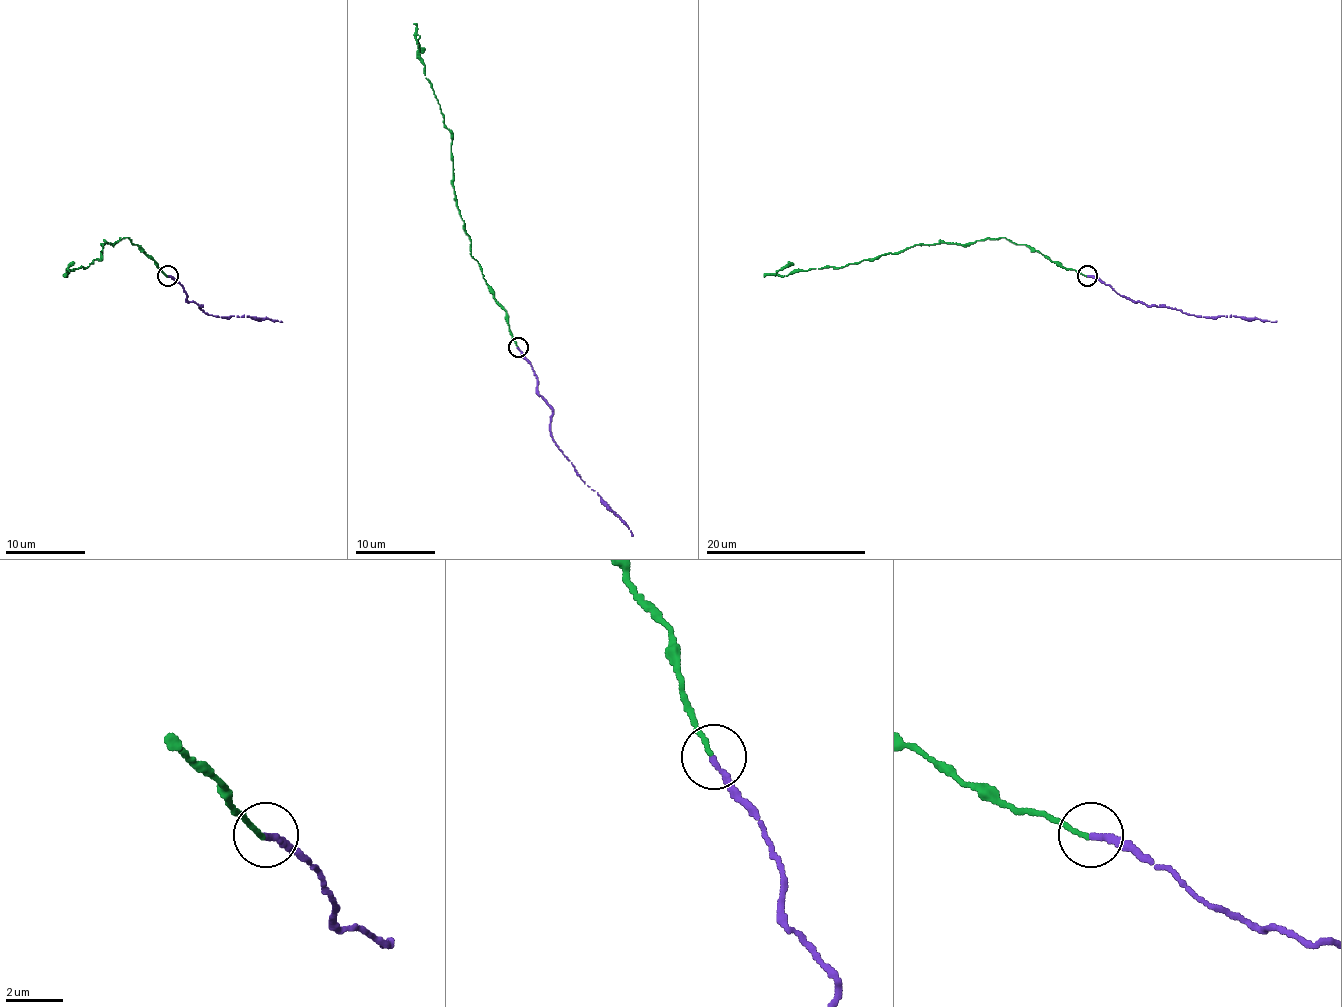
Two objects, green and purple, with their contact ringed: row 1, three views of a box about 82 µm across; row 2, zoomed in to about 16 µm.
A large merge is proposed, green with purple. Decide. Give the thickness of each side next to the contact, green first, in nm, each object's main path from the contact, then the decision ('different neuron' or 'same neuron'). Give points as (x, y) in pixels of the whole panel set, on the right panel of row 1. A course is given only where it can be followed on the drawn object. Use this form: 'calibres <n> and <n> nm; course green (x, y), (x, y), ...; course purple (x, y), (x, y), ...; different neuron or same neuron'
calibres 170 and 220 nm; course green (1086, 275), (999, 237), (969, 245), (925, 245), (843, 267), (777, 275), (793, 263); course purple (1088, 275), (1098, 277), (1120, 295), (1150, 305), (1174, 307), (1190, 315), (1232, 315), (1277, 321); same neuron

